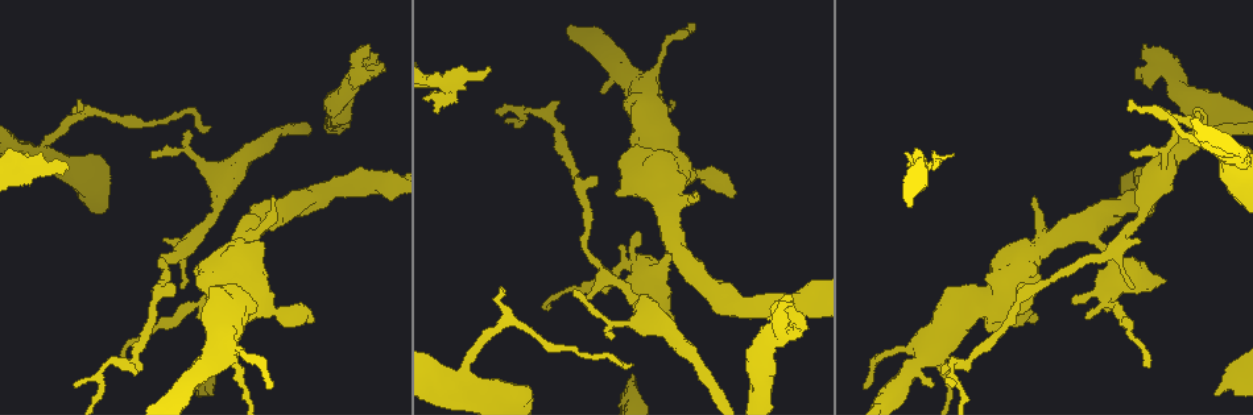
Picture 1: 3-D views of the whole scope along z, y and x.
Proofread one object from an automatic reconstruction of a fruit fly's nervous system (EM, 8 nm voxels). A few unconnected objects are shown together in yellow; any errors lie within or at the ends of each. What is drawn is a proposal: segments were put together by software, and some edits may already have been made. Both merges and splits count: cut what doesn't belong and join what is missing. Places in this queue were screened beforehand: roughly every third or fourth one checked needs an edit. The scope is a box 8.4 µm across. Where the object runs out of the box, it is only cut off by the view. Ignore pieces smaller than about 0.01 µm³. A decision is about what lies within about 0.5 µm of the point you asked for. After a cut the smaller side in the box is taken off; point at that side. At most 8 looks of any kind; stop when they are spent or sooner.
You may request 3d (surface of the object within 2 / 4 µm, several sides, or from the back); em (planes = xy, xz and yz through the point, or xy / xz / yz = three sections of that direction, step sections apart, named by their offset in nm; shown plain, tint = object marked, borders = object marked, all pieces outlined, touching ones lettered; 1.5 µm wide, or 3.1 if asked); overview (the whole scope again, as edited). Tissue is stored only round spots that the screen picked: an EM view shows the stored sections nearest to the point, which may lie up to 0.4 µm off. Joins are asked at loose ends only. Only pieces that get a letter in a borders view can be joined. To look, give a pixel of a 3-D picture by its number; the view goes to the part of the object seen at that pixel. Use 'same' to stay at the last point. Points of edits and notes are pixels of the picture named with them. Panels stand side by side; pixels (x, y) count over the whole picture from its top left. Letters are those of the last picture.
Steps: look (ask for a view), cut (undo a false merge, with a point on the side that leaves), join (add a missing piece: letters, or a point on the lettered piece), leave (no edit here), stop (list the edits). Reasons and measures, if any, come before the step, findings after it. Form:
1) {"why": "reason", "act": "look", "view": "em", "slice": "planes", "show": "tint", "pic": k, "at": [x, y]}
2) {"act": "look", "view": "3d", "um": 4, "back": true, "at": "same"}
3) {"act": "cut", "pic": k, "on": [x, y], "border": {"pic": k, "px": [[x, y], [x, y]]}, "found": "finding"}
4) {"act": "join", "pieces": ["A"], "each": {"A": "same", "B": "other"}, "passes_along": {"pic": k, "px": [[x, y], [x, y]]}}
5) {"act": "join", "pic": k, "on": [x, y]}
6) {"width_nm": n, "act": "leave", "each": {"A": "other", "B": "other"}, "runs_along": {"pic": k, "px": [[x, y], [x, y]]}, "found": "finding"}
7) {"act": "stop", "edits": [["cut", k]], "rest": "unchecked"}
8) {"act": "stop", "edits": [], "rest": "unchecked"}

{"why": "free end", "act": "look", "view": "em", "slice": "yz", "step": 8, "show": "borders", "pic": 1, "at": [934, 385]}

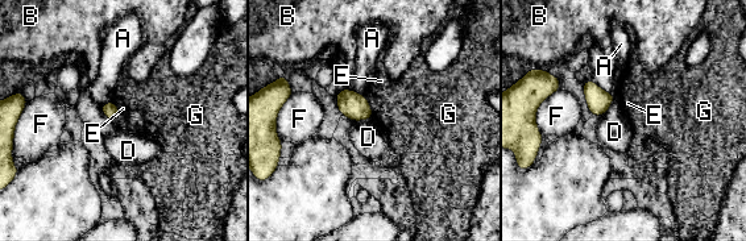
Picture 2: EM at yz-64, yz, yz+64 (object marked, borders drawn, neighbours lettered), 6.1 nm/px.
{"act": "look", "view": "em", "slice": "planes", "show": "borders", "at": "same"}

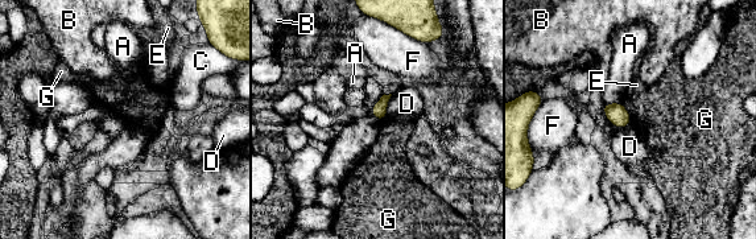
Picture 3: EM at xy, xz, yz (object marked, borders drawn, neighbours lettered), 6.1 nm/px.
{"act": "leave", "each": {"A": "other", "B": "other", "C": "other", "D": "other", "E": "other", "F": "other", "G": "other"}, "border": {"pic": 3, "px": [[624, 107], [631, 119]]}, "found": "no lettered piece goes on from it"}

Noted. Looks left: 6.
{"why": "an open end", "act": "look", "view": "em", "slice": "planes", "show": "borders", "pic": 1, "at": [1140, 239]}

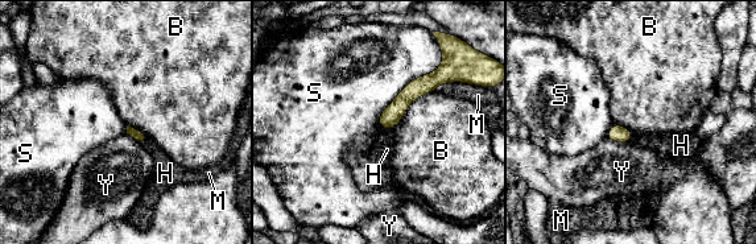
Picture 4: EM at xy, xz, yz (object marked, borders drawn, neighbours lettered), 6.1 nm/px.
{"act": "leave", "each": {"B": "other", "H": "other", "M": "other", "S": "other", "Y": "other"}, "border": {"pic": 4, "px": [[442, 61], [414, 78], [378, 122]]}, "found": "no lettered piece goes on from it"}

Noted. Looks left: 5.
{"why": "sharp bend", "act": "look", "view": "em", "slice": "xy", "step": 4, "show": "tint", "pic": 1, "at": [42, 150]}

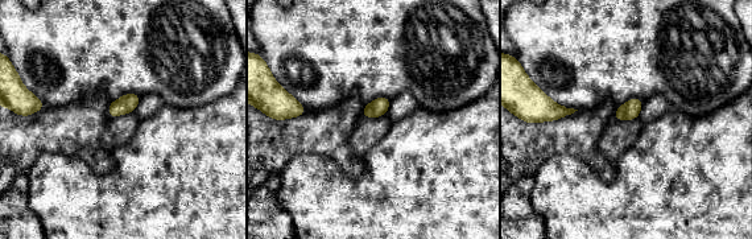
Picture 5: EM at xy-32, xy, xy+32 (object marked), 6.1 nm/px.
{"why": "another direction", "act": "look", "view": "em", "slice": "planes", "show": "borders", "at": "same"}

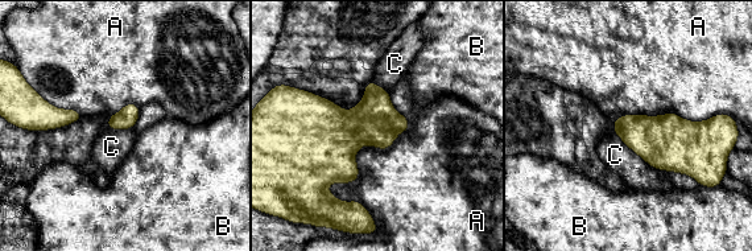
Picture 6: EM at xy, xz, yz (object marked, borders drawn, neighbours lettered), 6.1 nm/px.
{"act": "leave", "each": {"A": "other", "B": "other", "C": "other"}, "border": {"pic": 6, "px": [[407, 116], [325, 190]]}, "found": "one cell here"}

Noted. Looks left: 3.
{"act": "stop", "edits": [], "rest": "unchecked"}

